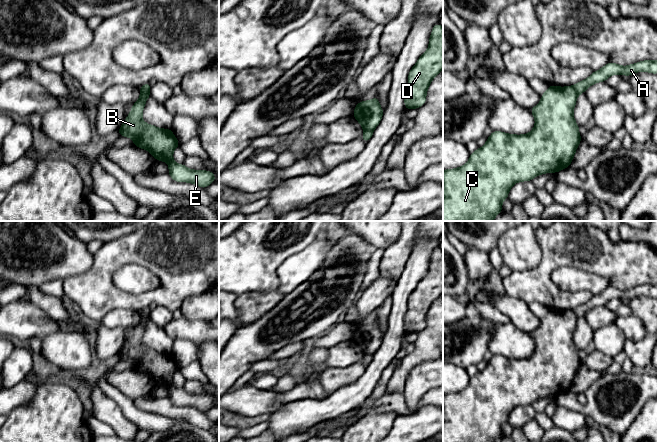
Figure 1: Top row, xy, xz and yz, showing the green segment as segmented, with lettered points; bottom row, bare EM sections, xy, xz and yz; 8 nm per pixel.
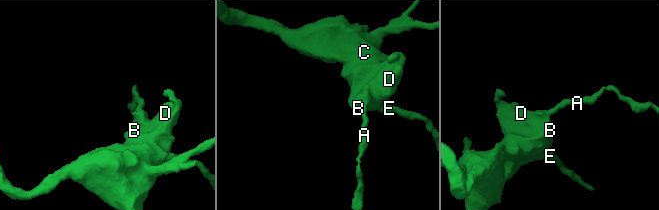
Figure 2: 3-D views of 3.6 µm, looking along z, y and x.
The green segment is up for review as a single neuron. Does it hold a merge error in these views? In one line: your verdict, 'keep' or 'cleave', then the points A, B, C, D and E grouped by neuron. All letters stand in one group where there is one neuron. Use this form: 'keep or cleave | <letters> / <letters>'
cleave | A / B C D E

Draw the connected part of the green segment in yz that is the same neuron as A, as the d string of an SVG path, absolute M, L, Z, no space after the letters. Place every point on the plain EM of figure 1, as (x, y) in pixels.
M644 284L628 290L620 290L614 286L609 286L600 294L593 295L587 303L578 306L573 311L578 318L583 318L588 311L597 306L605 306L608 301L614 298L626 299L629 301L640 295L657 298L657 285Z

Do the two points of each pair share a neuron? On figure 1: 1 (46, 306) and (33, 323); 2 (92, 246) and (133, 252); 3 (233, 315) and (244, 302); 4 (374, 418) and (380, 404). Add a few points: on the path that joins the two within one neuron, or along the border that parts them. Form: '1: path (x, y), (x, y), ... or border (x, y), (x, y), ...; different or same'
1: border (29, 298), (55, 320); different
2: border (104, 243), (93, 253); different
3: border (234, 297), (234, 305), (239, 314), (240, 325); different
4: border (364, 414), (371, 412), (395, 412), (398, 415); different

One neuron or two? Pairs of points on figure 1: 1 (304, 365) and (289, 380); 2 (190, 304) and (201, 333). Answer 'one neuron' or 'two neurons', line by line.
1: two neurons
2: two neurons

